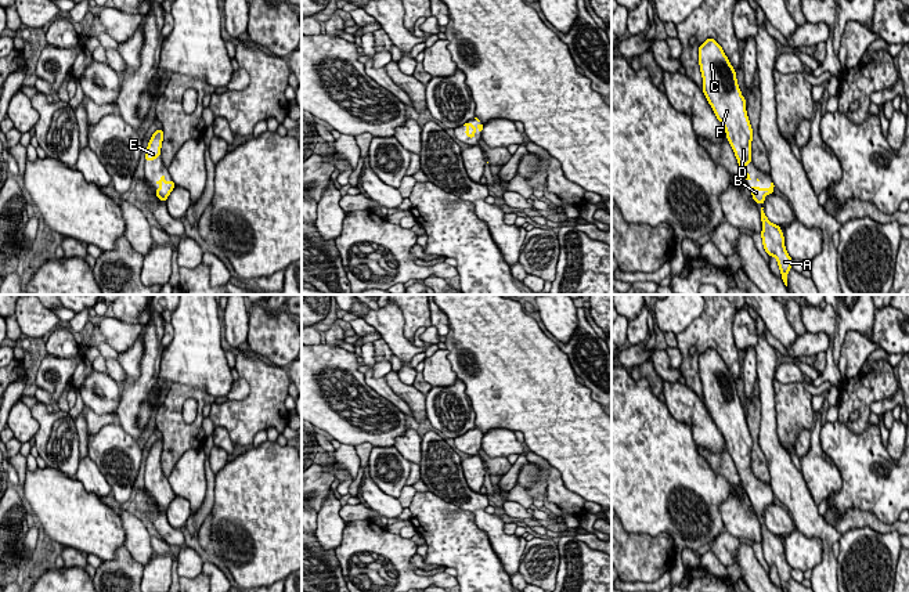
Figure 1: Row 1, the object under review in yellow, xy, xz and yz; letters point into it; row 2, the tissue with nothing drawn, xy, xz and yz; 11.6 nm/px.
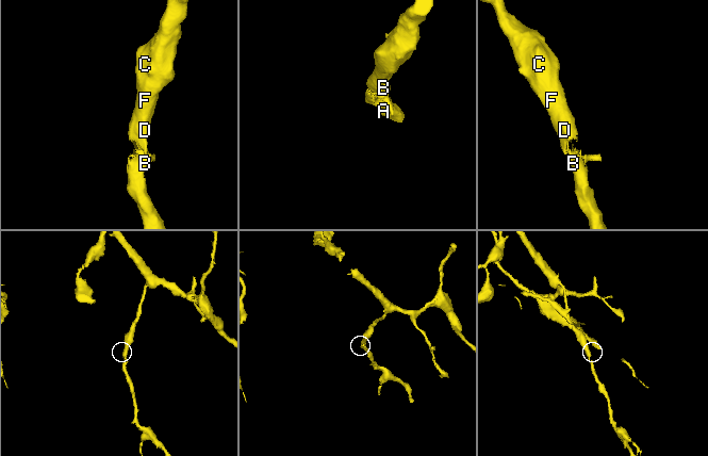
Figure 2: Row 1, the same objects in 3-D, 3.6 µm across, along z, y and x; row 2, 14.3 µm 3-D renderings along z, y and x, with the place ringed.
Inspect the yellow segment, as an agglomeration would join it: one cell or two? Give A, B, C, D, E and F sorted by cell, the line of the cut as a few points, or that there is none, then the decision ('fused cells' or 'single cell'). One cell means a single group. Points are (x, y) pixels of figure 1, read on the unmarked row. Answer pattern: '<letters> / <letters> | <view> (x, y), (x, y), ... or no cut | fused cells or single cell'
A B C D E F | no cut | single cell

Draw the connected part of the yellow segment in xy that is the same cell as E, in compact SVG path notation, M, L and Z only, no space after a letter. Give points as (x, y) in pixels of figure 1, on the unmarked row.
M160 438L154 443L154 445L151 447L148 452L145 470L149 472L152 469L158 469L162 465L160 463L162 450L163 450L163 440Z

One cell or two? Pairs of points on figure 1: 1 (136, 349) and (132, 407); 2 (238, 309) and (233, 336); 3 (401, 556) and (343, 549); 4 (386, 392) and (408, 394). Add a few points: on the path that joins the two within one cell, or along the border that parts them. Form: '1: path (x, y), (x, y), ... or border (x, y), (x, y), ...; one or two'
1: border (143, 346), (140, 375), (126, 382), (121, 399); two
2: path (237, 316), (237, 329); one
3: path (388, 545), (357, 544); one
4: border (383, 376), (389, 387), (408, 405), (412, 415); two

